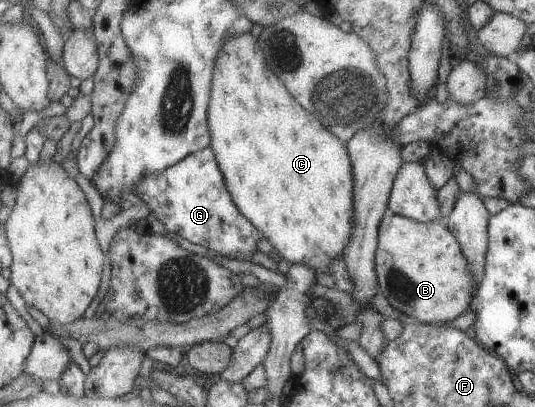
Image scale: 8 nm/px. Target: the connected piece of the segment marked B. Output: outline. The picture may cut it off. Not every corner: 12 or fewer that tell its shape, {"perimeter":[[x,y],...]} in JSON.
{"perimeter":[[386,211],[375,273],[390,306],[424,324],[477,292],[443,220]]}

